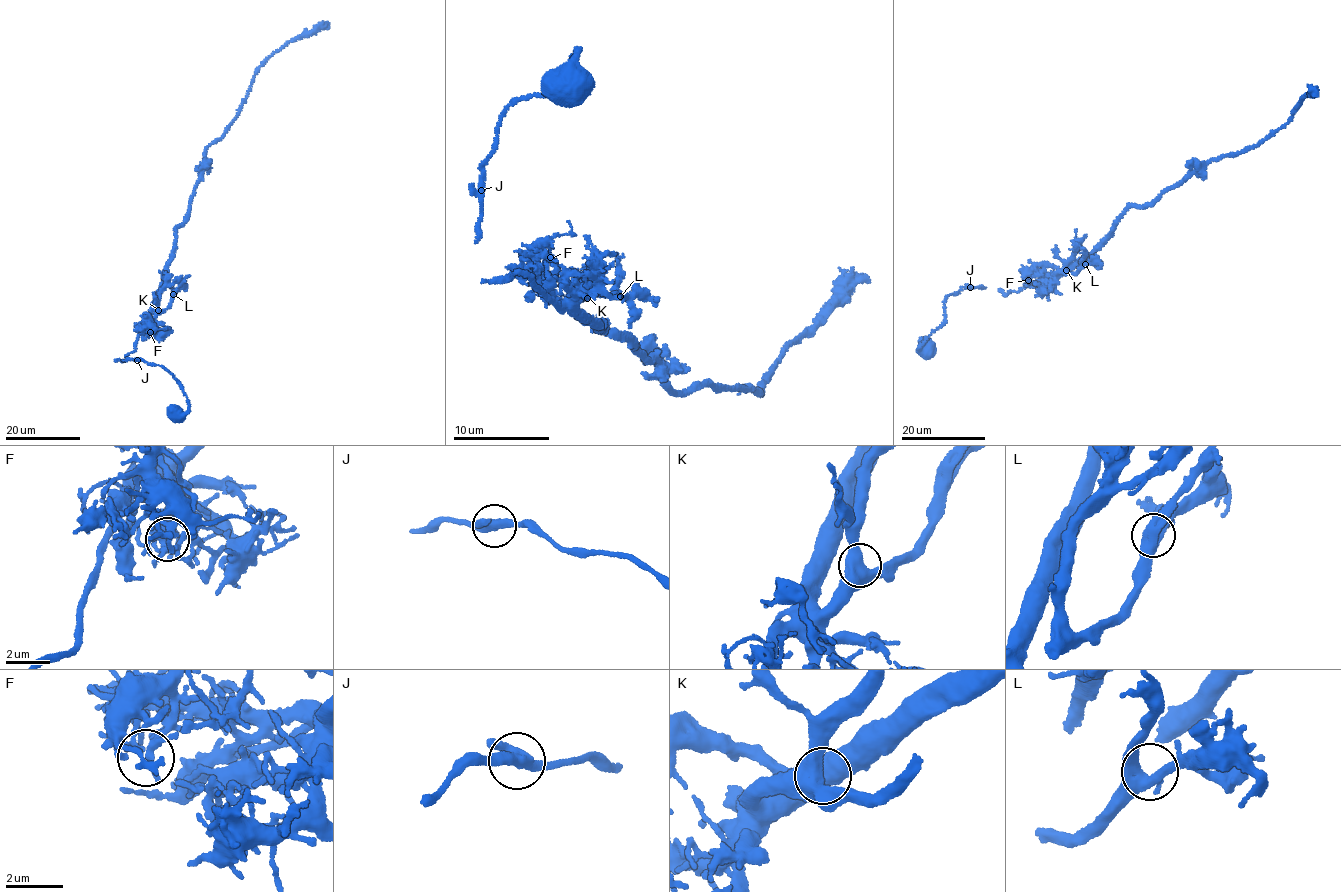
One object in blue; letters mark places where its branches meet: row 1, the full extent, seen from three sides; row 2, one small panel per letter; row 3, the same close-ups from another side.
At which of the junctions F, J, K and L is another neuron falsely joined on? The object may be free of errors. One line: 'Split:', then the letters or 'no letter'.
Split: no letter

